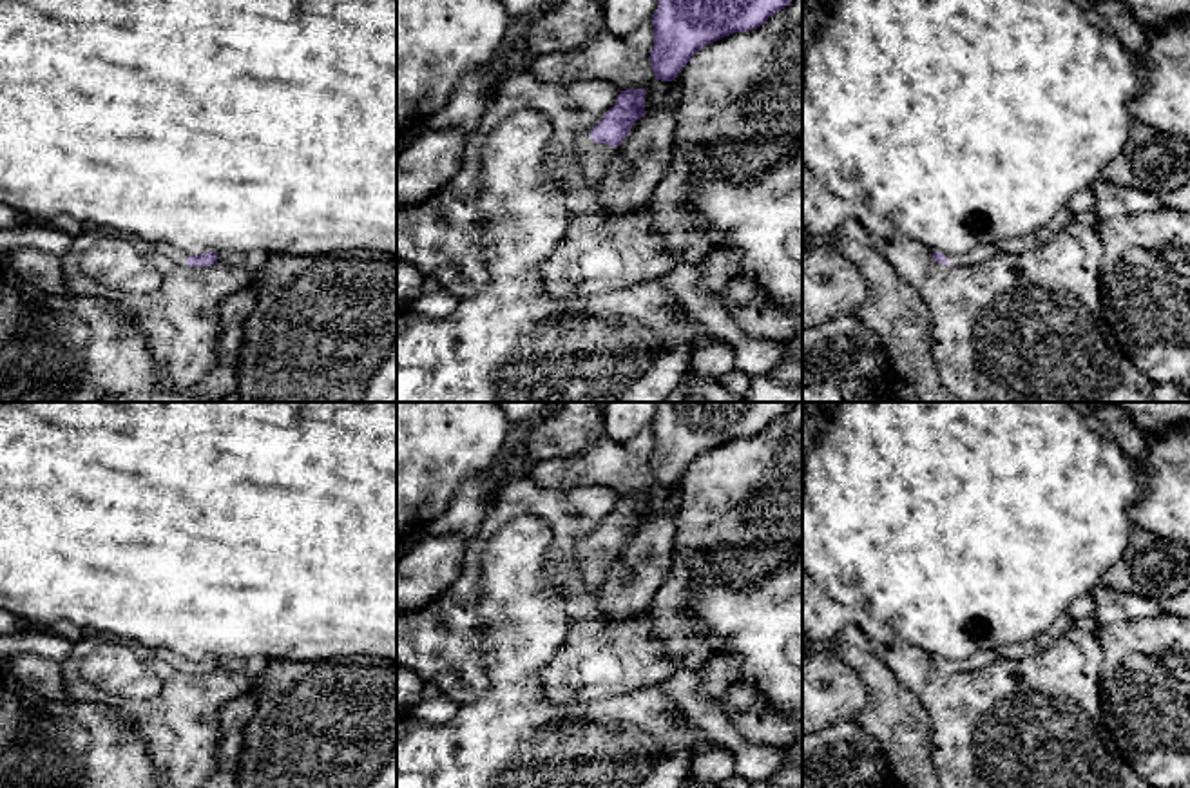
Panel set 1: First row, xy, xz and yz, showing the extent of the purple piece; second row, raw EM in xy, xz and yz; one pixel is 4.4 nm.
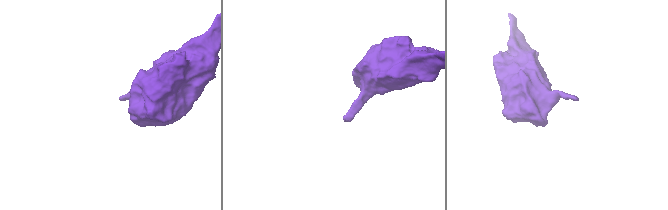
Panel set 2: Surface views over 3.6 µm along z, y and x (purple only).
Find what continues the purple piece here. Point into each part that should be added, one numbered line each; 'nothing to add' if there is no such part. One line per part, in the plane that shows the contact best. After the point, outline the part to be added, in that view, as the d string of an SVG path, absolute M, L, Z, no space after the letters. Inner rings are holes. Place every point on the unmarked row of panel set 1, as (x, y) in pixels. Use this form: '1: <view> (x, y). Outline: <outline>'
1: xz (578, 553). Outline: M583 540L578 545L571 547L565 551L565 563L567 565L578 565L580 562L583 562L587 556L594 554L594 547L590 543L590 540Z

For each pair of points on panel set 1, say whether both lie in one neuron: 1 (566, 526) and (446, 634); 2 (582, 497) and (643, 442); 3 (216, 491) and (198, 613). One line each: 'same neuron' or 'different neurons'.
1: same neuron
2: different neurons
3: same neuron

